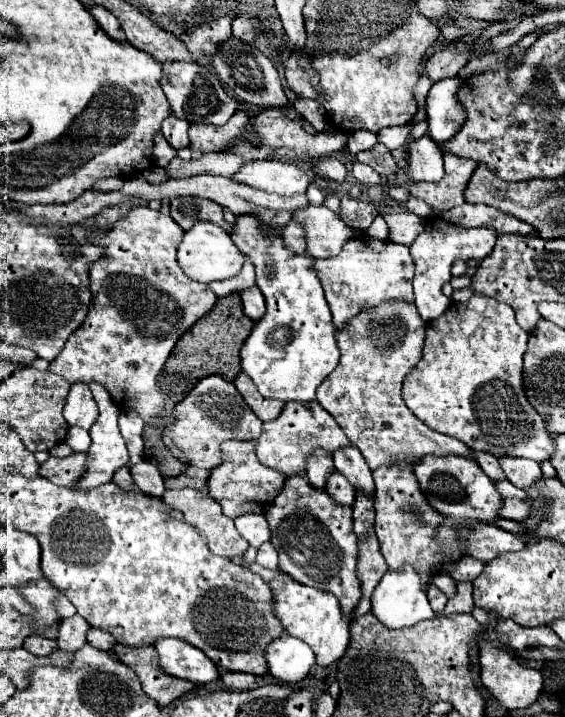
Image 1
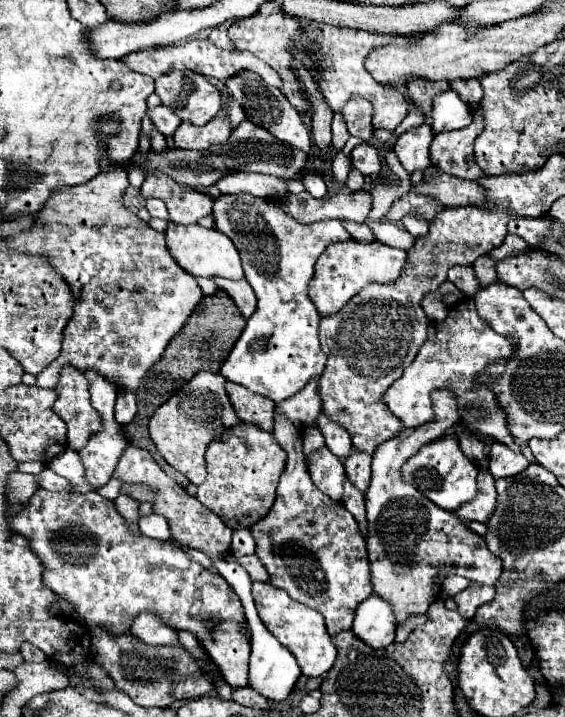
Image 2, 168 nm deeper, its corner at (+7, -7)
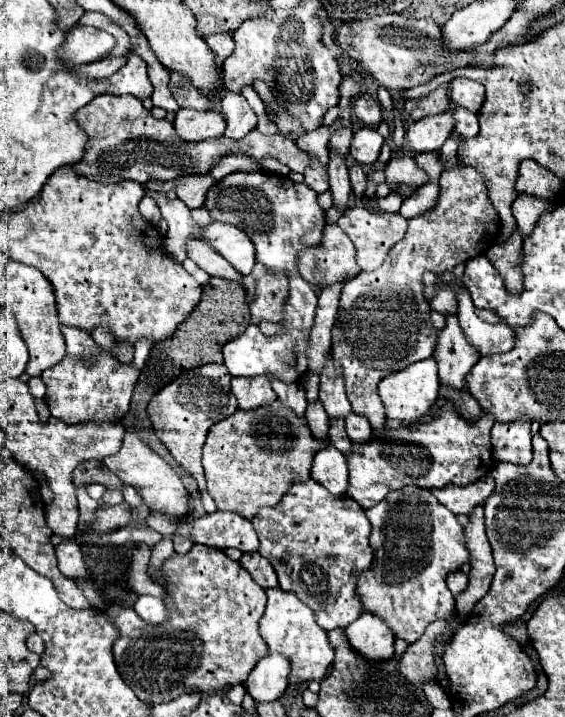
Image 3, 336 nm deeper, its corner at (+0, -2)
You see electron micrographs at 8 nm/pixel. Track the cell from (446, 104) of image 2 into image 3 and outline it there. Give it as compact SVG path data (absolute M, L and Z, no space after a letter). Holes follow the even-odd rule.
M460 107L458 109L452 109L450 113L456 119L456 131L458 131L458 135L462 135L462 137L476 137L480 133L476 113L466 111L466 109L460 109Z

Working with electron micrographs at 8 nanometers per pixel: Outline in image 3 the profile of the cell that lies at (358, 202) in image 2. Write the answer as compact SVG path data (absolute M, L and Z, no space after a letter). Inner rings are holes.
M410 157L390 159L388 165L384 167L384 173L386 173L386 183L390 185L392 191L396 191L404 183L418 187L418 185L424 185L428 181L428 175Z

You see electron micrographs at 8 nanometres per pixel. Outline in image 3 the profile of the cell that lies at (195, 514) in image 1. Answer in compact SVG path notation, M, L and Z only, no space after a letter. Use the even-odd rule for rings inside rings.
M128 431L122 439L122 447L118 453L106 457L102 461L112 473L116 473L124 483L132 485L144 499L144 503L158 513L168 515L172 521L178 521L180 517L184 517L188 513L188 491L184 489L180 477L176 475L176 471L162 459L158 457L136 433Z

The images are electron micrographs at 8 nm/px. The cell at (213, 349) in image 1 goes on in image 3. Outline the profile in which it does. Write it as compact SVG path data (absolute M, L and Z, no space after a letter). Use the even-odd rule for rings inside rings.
M210 277L210 283L206 283L202 287L200 305L196 305L192 309L190 317L186 317L186 321L182 321L182 325L172 333L172 337L156 343L150 349L148 361L142 367L142 373L138 377L138 383L136 383L136 389L134 389L134 395L132 395L128 415L120 423L128 431L138 433L150 445L150 449L154 449L158 455L162 455L164 461L170 461L168 449L156 439L156 433L150 427L150 421L146 417L146 405L148 405L150 397L154 393L158 393L158 389L162 385L174 381L178 377L178 373L186 371L186 367L200 367L204 363L222 363L222 347L230 339L242 335L248 325L250 325L250 311L248 311L244 287L234 283L234 281L226 281L226 279L220 279L220 277Z

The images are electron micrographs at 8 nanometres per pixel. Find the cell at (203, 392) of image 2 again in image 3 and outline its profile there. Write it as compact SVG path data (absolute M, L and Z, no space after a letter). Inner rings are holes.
M202 365L184 371L172 383L162 387L148 403L148 419L152 423L152 429L156 431L158 439L166 445L170 455L176 459L176 463L196 479L206 513L216 511L217 507L212 497L208 495L204 481L202 445L206 441L208 429L214 423L230 417L238 409L236 397L230 391L230 379L232 375L224 365Z

